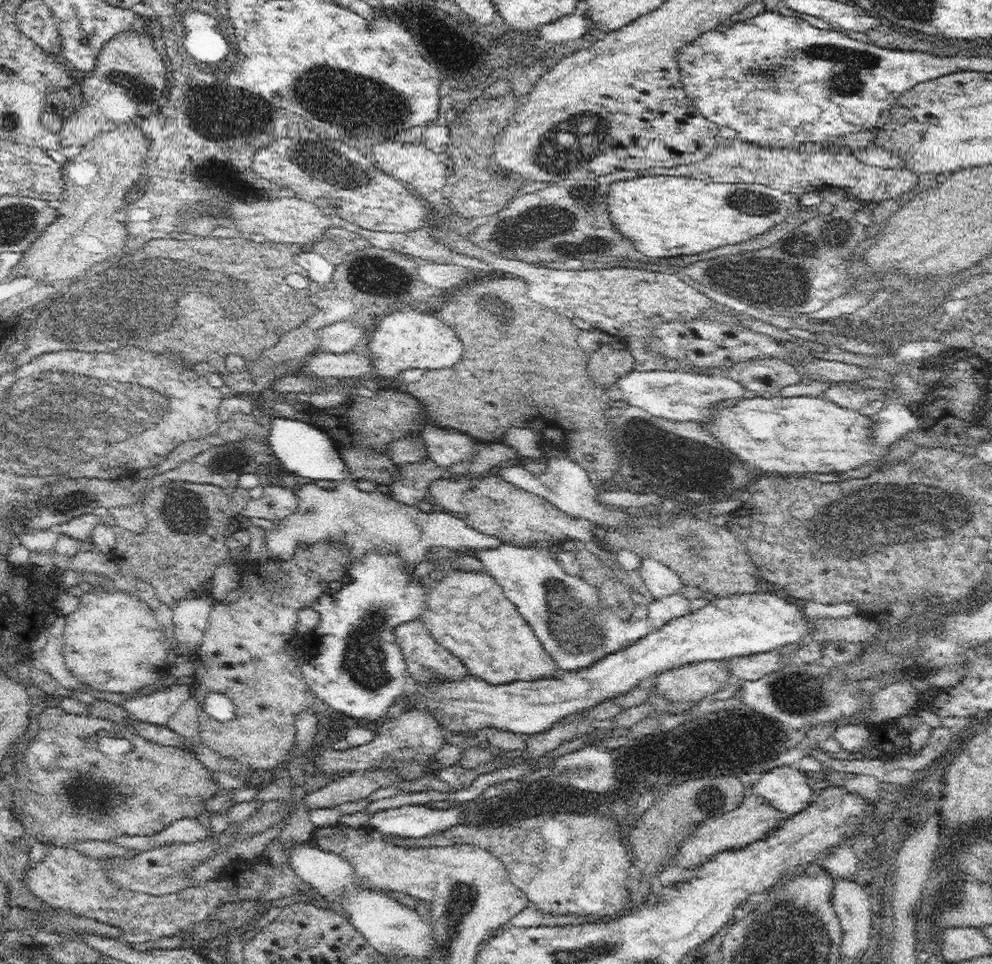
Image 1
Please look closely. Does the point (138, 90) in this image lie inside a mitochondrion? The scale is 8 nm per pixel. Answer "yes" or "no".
yes

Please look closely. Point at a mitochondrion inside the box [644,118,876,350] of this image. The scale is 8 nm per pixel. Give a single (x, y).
(778, 274)

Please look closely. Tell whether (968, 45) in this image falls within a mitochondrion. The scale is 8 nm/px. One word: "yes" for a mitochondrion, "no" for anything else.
no

